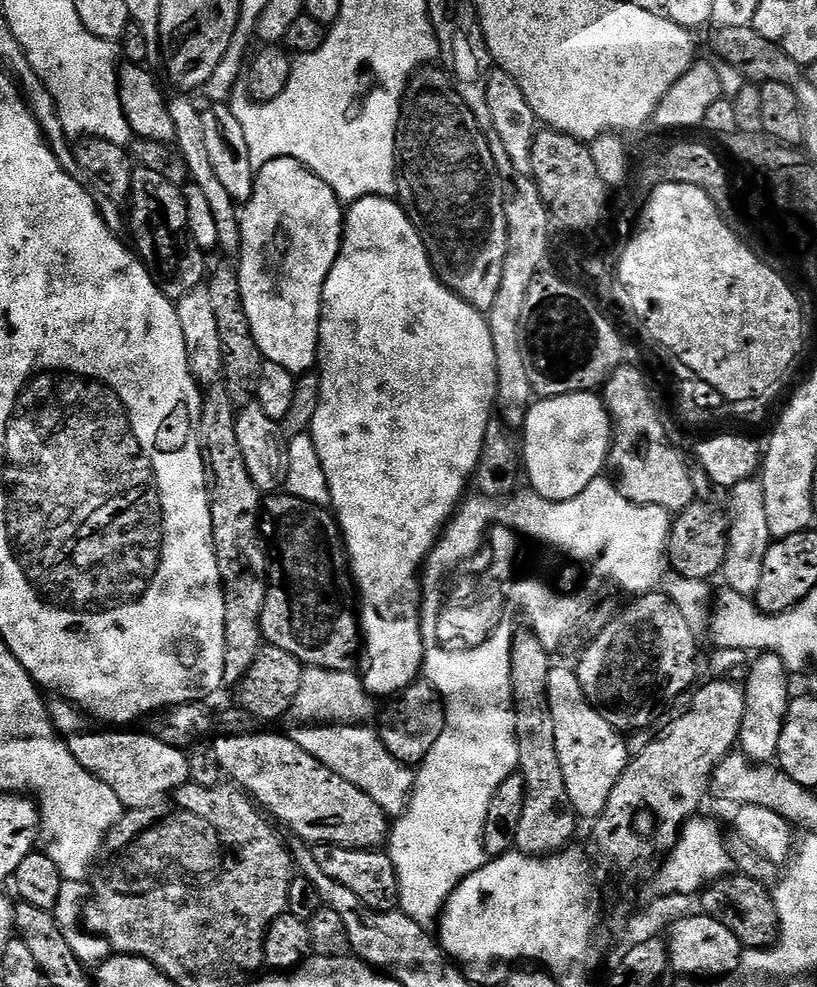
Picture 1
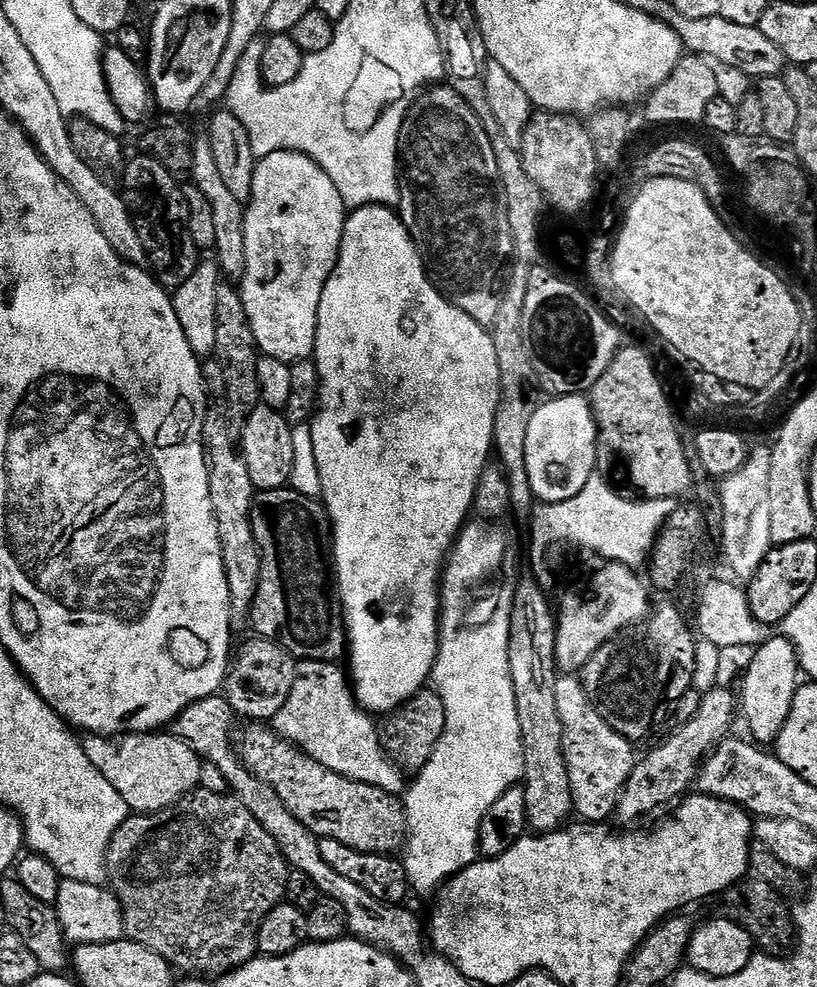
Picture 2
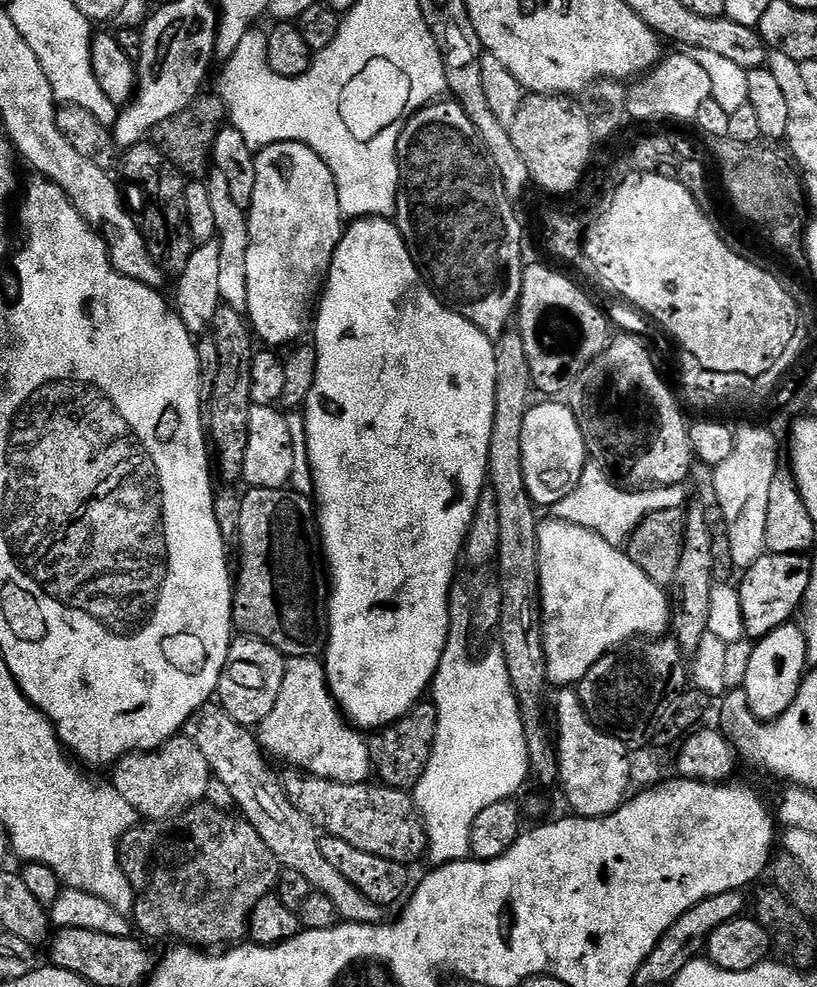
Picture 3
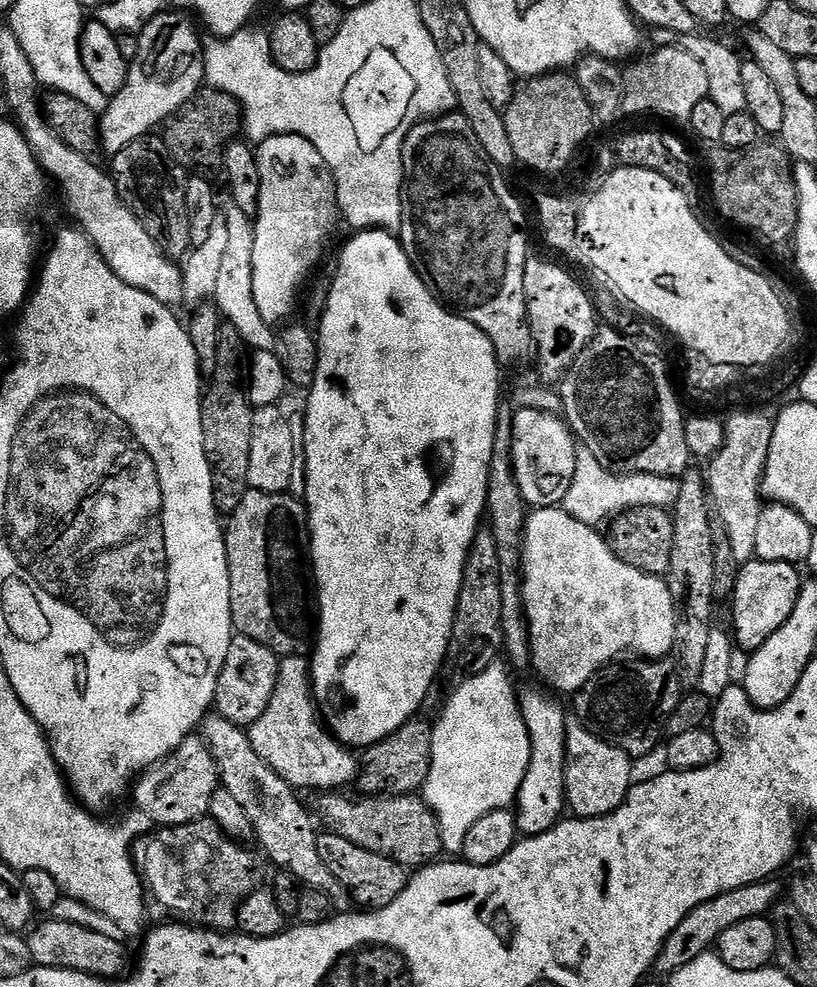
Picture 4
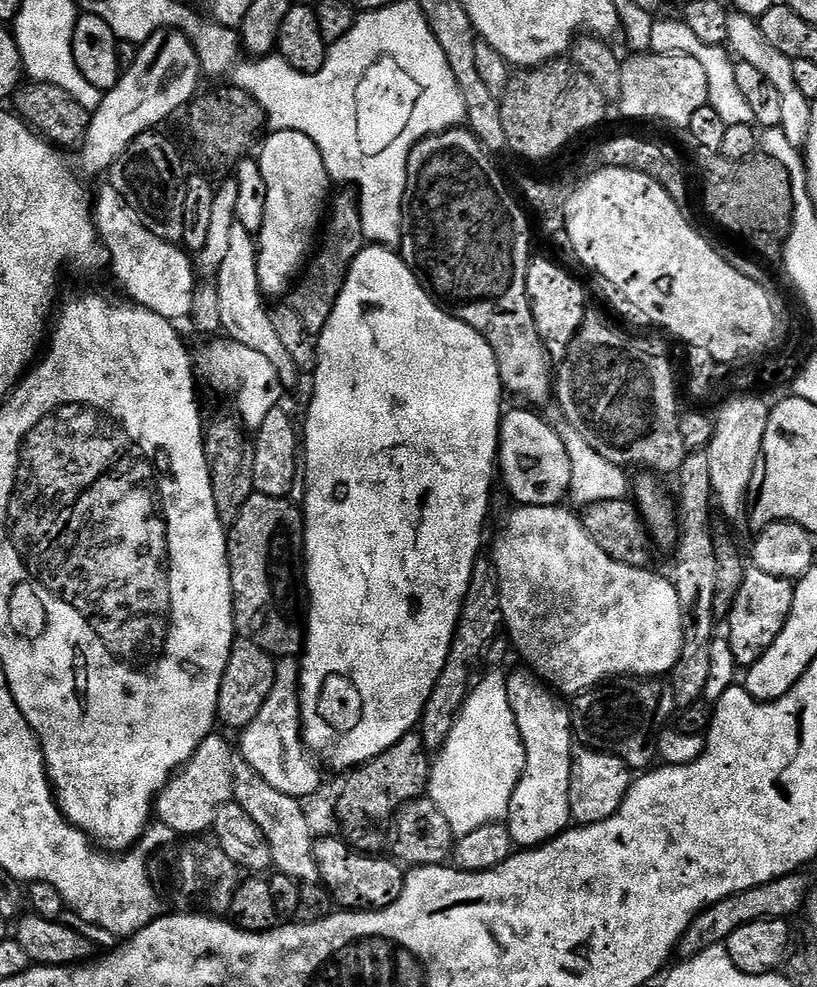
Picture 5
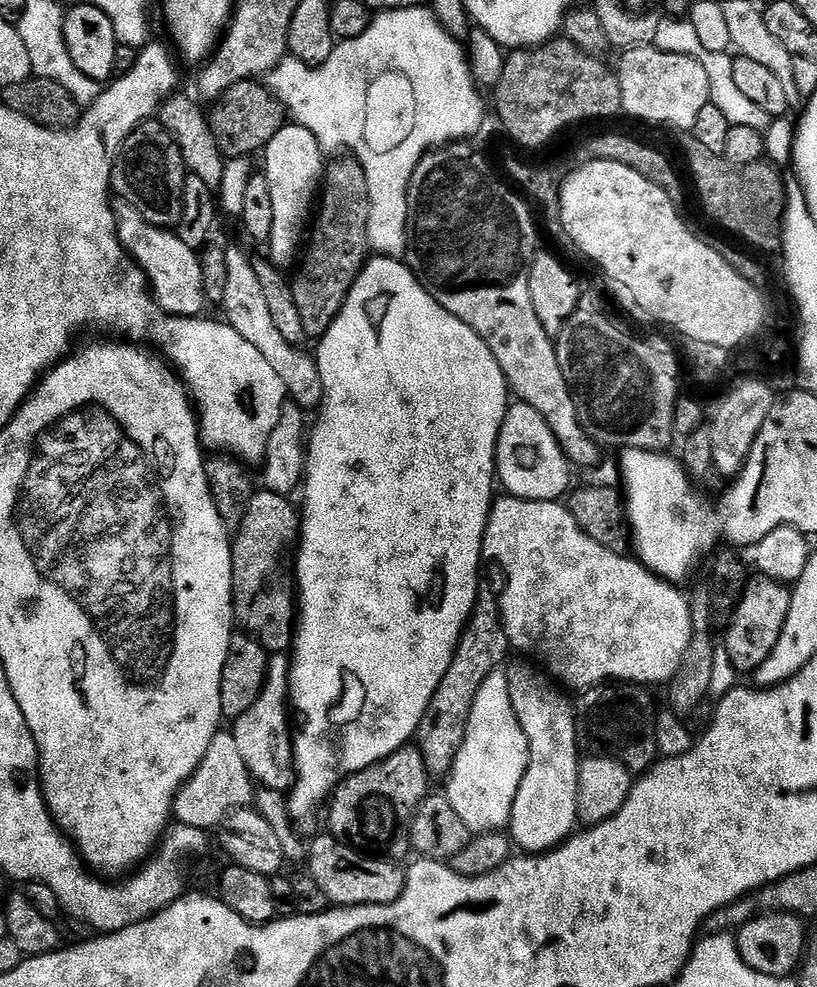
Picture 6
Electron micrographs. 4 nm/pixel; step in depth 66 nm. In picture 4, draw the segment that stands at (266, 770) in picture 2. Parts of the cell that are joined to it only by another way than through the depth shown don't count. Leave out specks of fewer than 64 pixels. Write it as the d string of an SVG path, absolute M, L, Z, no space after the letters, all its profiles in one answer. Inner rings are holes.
M332 792L323 796L320 802L320 814L324 826L348 842L382 854L409 870L419 870L441 859L444 843L440 833L438 818L432 813L432 807L416 794L381 794L373 797L359 797L354 800Z

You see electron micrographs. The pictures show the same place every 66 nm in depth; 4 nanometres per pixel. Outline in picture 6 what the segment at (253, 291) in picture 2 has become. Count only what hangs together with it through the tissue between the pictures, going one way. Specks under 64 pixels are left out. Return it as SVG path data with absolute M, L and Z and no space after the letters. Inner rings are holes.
M288 122L282 130L278 130L278 134L274 134L274 138L262 153L262 159L262 175L270 186L270 203L274 210L270 238L266 241L266 256L276 268L288 270L288 267L291 269L297 263L301 255L302 241L314 216L314 205L317 203L326 171L326 153L320 147L318 138L310 134L310 130L306 130L301 124Z

